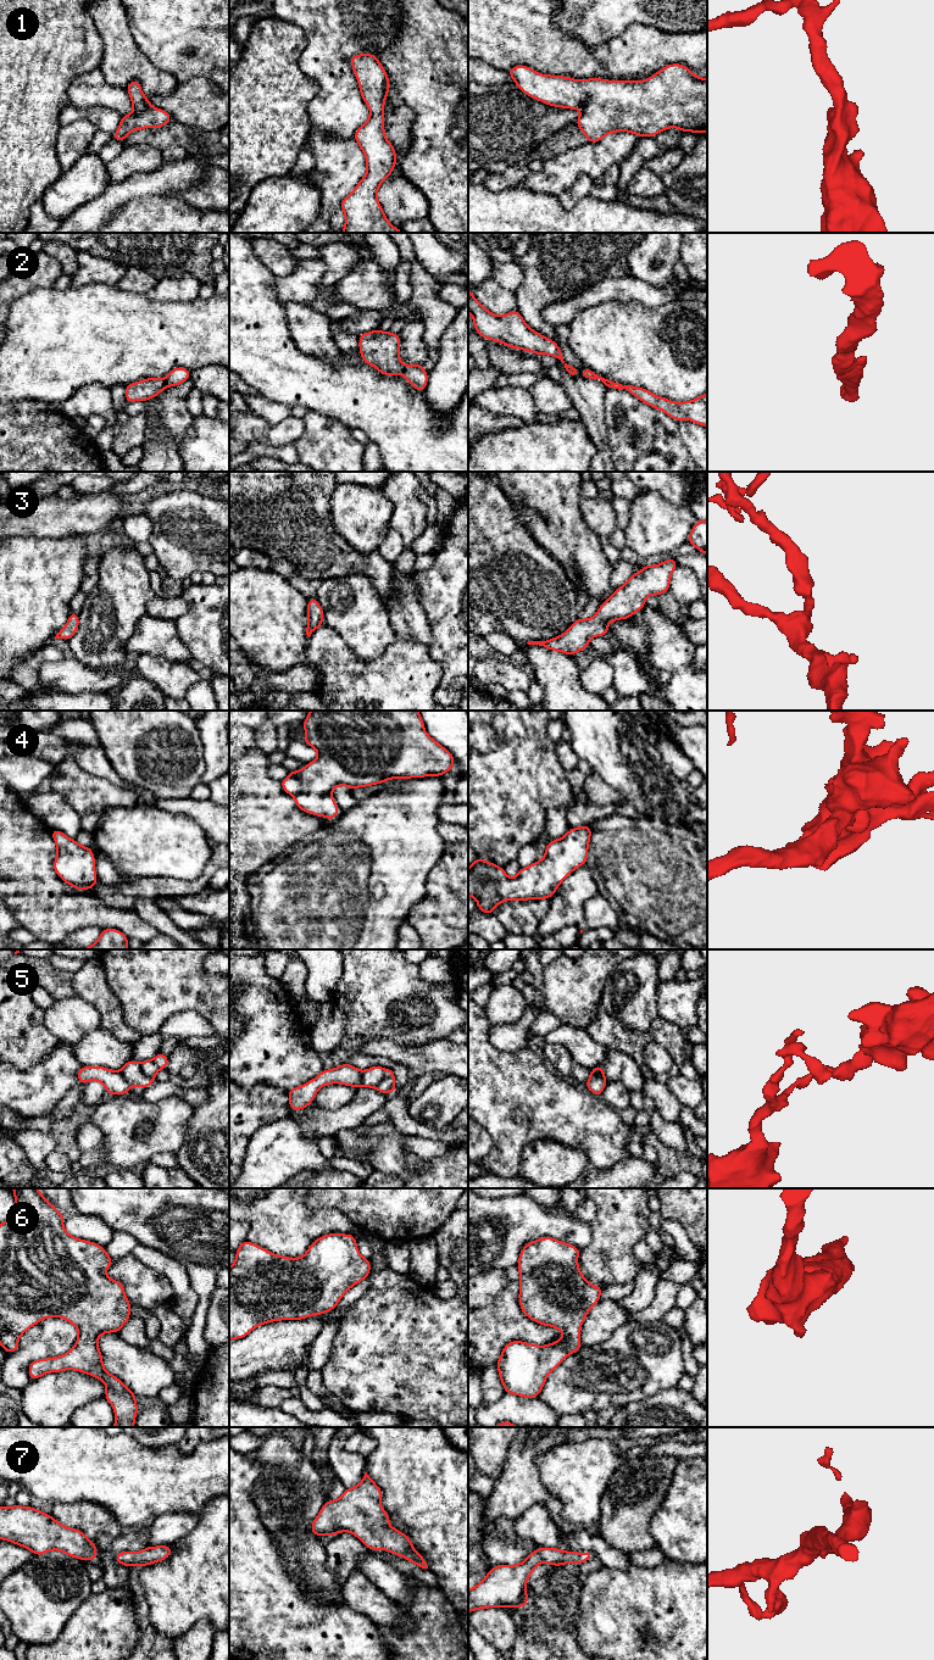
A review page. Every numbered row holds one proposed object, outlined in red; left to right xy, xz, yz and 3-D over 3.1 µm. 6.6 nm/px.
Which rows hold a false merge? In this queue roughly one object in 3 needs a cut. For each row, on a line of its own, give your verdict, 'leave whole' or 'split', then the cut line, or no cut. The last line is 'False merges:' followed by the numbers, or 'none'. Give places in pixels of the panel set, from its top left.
1: leave whole; cut none
2: leave whole; cut none
3: leave whole; cut none
4: leave whole; cut none
5: split; cut xz (385, 1069), (384, 1078), (373, 1087)
6: leave whole; cut none
7: leave whole; cut none
False merges: 5

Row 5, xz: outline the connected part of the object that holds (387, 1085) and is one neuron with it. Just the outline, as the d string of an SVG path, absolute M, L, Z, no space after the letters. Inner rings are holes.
M385 1069L384 1071L385 1076L383 1081L379 1082L374 1088L382 1093L389 1093L393 1092L393 1088L395 1086L395 1074L393 1073L391 1069Z

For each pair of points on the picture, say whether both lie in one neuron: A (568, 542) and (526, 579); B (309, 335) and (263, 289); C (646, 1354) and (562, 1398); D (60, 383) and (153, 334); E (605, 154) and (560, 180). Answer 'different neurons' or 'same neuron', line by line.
A: different neurons
B: different neurons
C: same neuron
D: same neuron
E: same neuron

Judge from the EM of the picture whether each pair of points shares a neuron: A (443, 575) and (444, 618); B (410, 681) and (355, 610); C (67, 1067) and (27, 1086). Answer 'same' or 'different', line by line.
A: same
B: different
C: same

